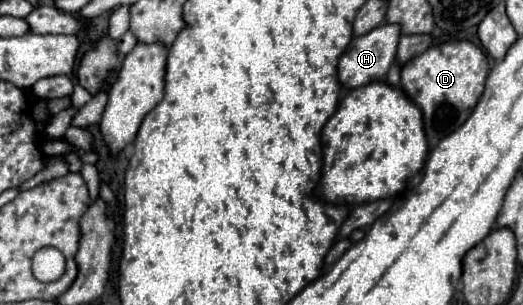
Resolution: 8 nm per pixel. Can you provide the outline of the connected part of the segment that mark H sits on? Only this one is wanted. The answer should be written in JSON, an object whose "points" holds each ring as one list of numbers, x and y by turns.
{"points":[[381,23,379,27,371,29,365,35,353,37,349,47,339,59,339,81,345,87,361,87,369,81,385,79,391,63,395,61,397,55,397,45,399,45,399,35,401,35,401,25,397,23]]}

